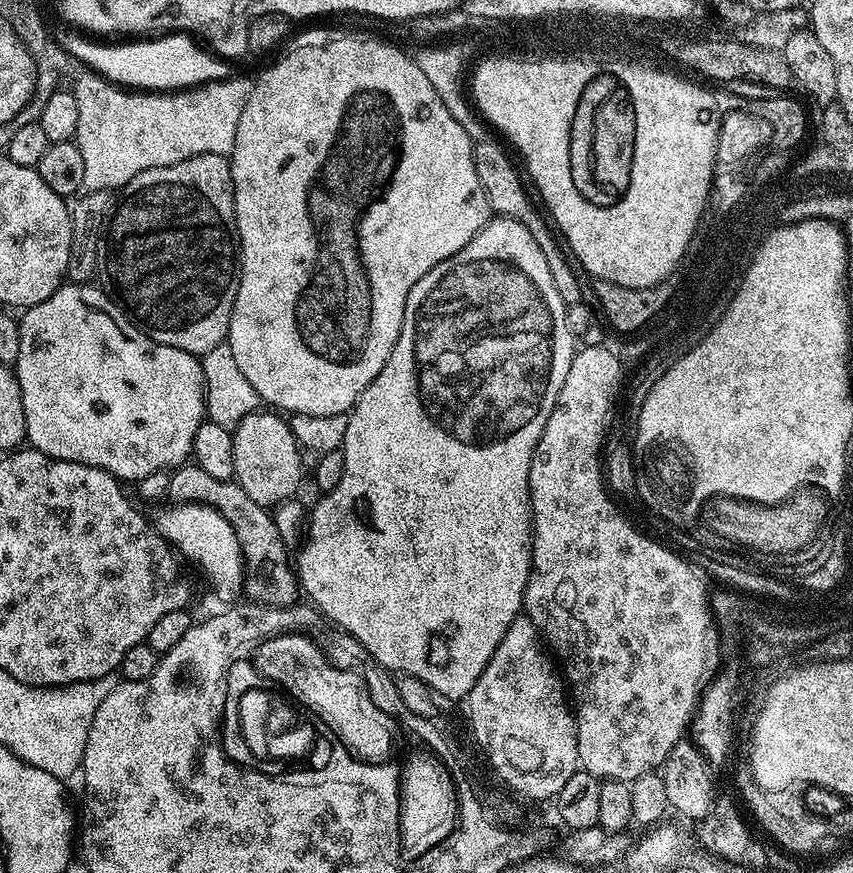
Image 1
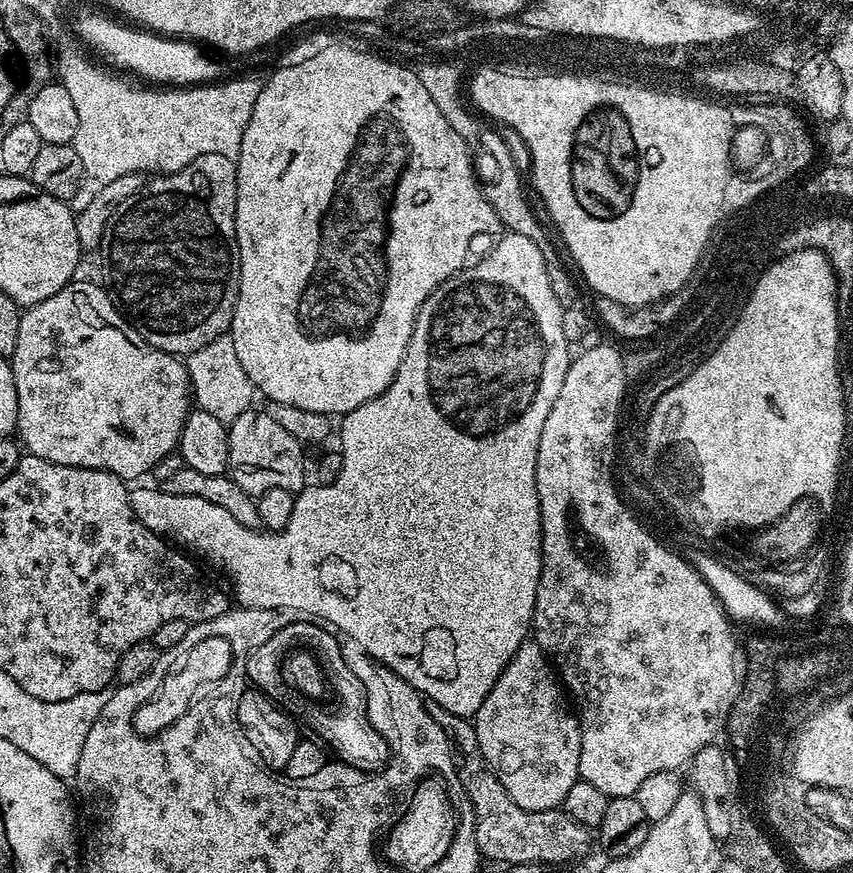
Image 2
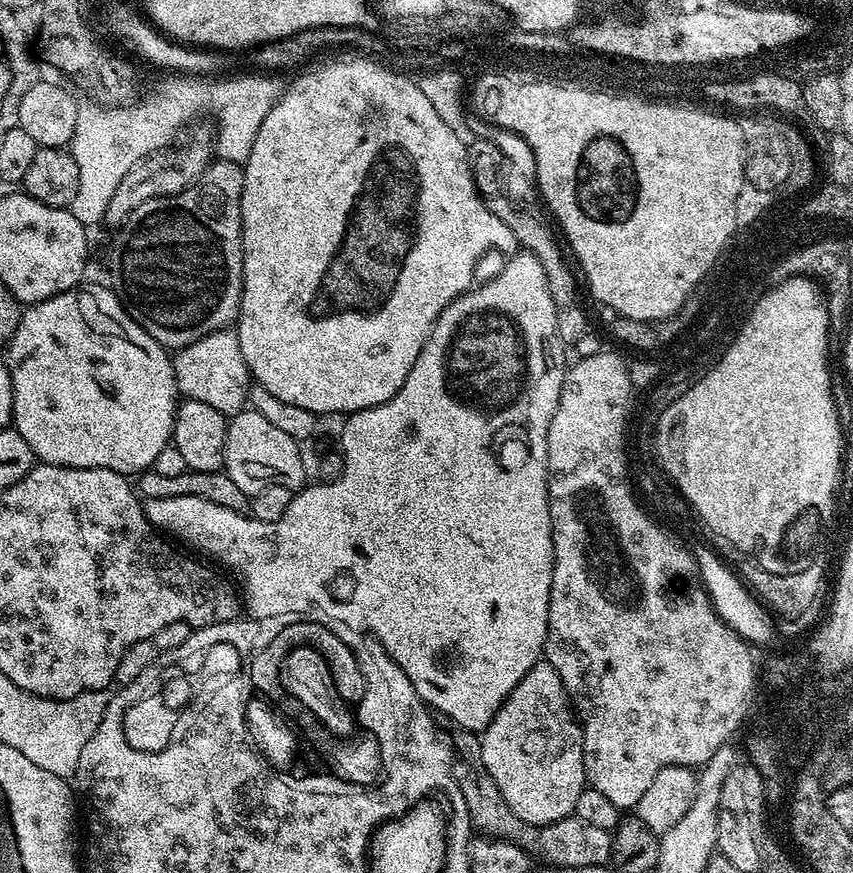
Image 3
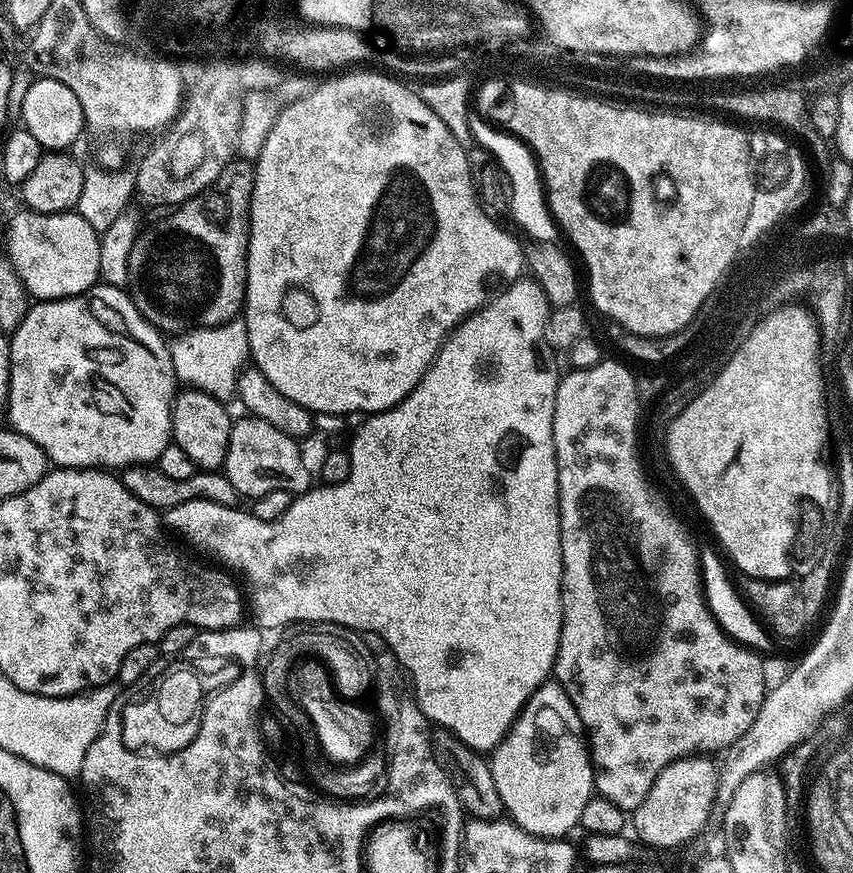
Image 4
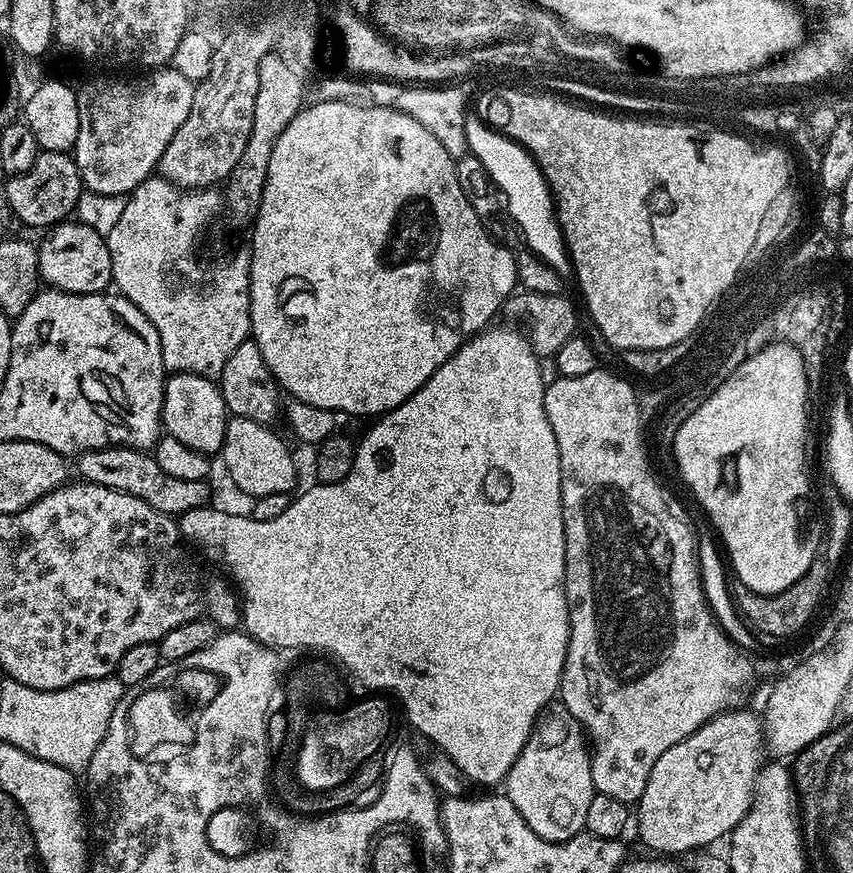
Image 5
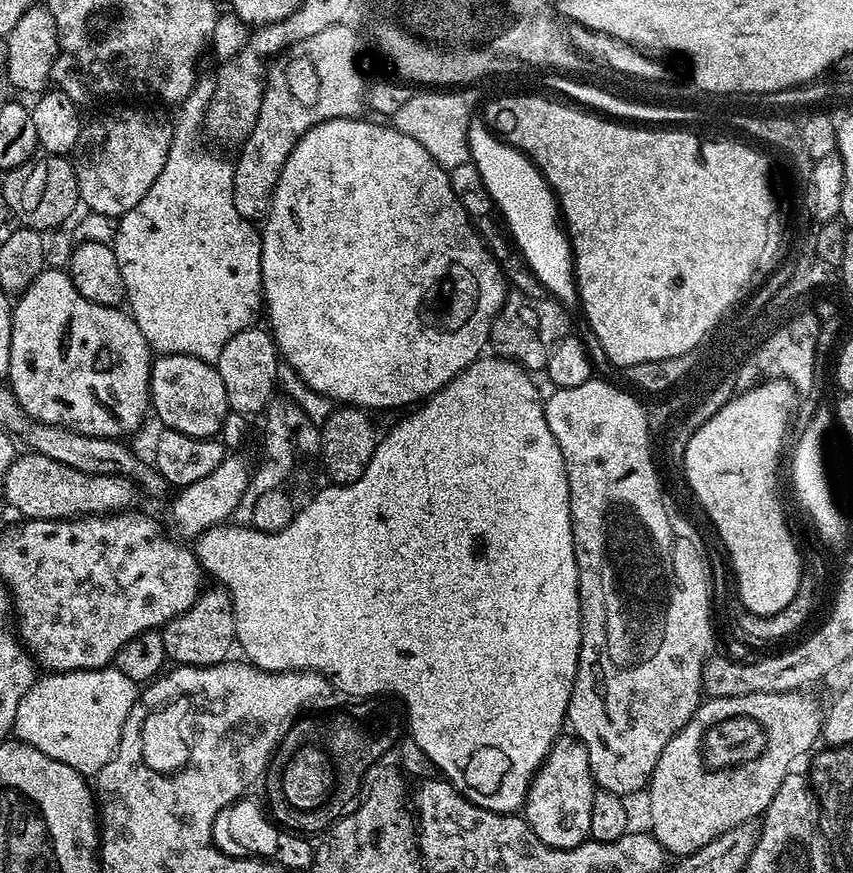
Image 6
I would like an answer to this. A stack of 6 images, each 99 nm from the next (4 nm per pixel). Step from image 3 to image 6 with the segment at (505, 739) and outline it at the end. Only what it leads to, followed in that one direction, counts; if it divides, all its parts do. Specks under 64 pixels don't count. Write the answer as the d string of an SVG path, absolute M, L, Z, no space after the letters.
M564 734L553 742L551 752L533 776L528 797L524 799L522 815L534 834L546 842L546 846L573 848L589 839L590 806L594 806L597 791L586 746L575 735Z

